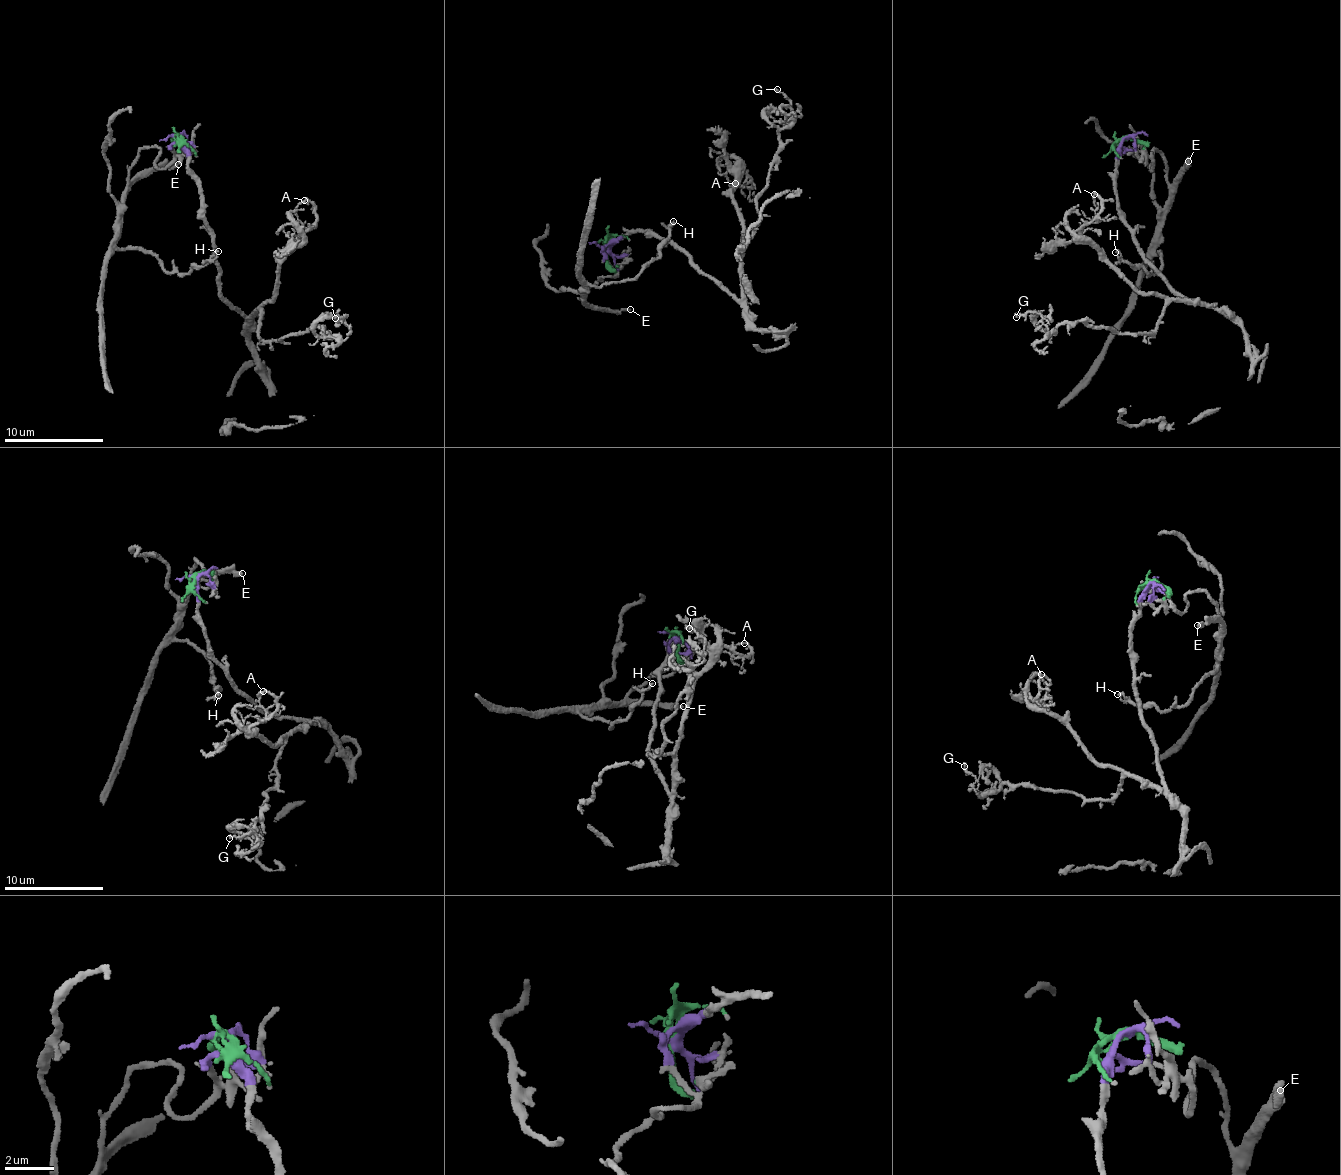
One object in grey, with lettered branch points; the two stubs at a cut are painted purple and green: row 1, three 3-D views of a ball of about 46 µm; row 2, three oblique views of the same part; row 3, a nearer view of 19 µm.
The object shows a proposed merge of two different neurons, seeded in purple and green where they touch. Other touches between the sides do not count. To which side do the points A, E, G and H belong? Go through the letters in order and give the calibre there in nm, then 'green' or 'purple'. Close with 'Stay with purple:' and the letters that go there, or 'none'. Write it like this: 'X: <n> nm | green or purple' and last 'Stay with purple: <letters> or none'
A: 140 nm | purple
E: 280 nm | green
G: 120 nm | purple
H: 190 nm | green
Stay with purple: A, G

